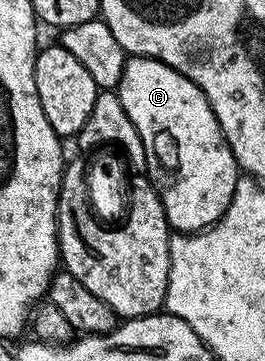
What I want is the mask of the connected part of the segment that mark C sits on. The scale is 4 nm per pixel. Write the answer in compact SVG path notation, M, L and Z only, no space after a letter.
M133 55L125 65L117 94L149 156L146 174L163 202L168 228L175 233L194 233L212 227L229 209L241 172L205 93L161 60Z

